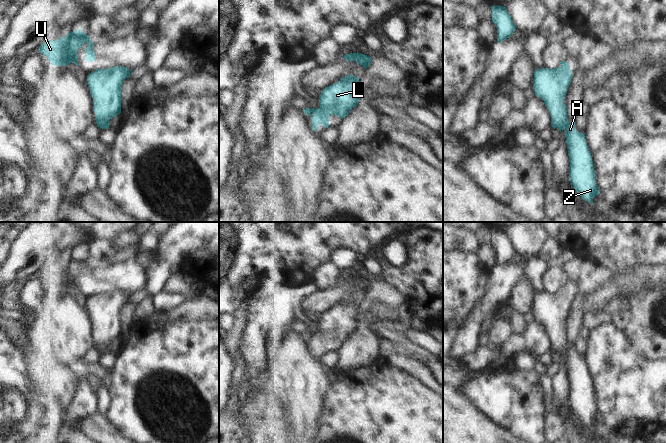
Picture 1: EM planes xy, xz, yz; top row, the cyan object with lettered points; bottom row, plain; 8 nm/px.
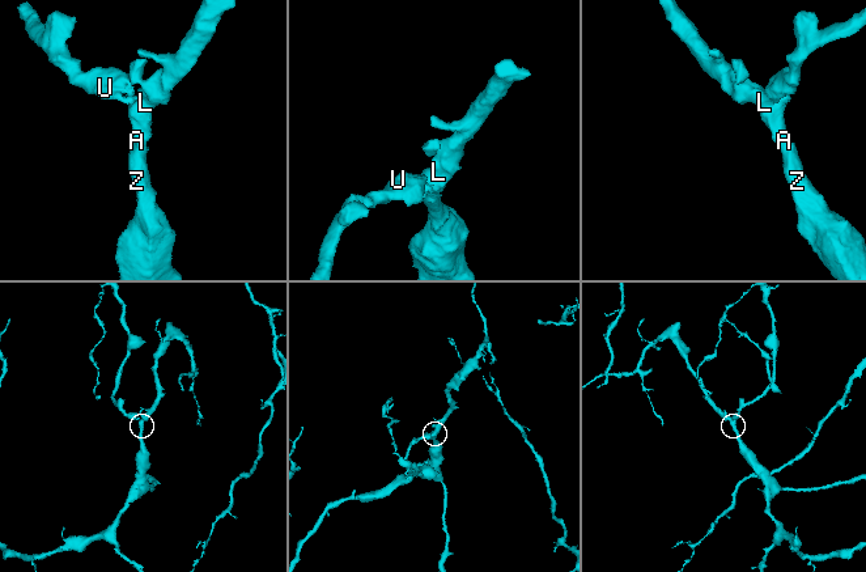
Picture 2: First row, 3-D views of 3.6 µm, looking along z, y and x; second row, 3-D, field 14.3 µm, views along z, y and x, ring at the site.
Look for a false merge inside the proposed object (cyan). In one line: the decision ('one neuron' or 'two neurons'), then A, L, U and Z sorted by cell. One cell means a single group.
two neurons; A L Z / U

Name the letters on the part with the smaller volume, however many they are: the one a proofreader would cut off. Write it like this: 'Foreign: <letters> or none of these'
Foreign: U

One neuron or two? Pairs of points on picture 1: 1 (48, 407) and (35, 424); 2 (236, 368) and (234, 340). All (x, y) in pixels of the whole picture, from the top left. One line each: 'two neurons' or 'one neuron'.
1: one neuron
2: one neuron

